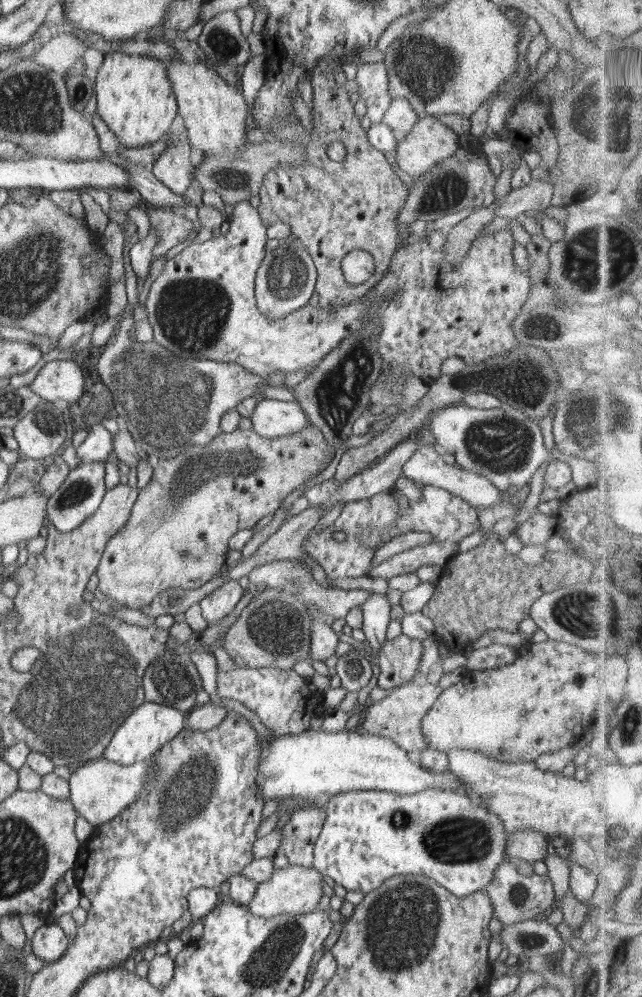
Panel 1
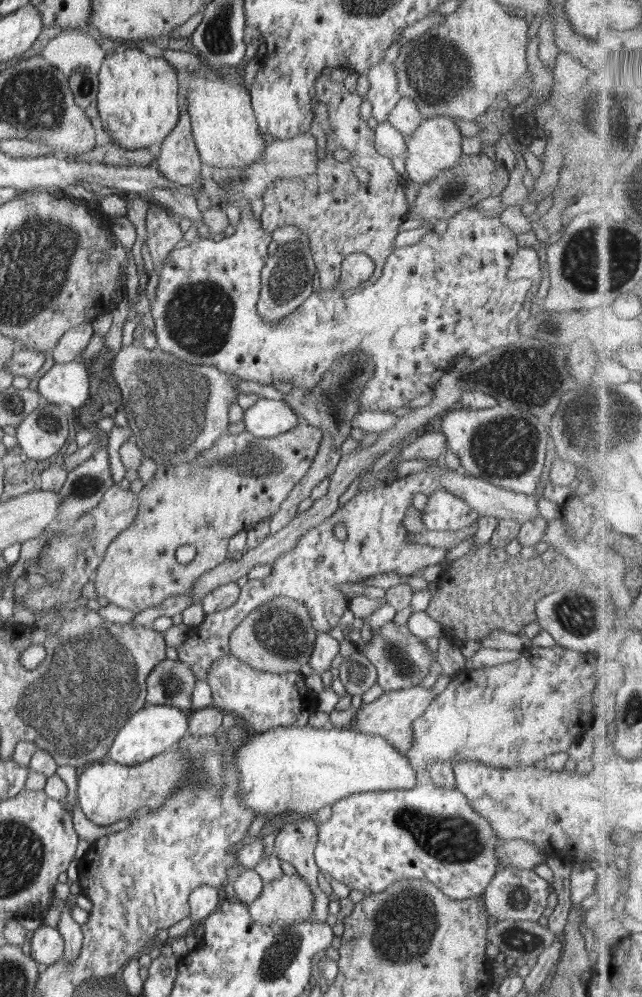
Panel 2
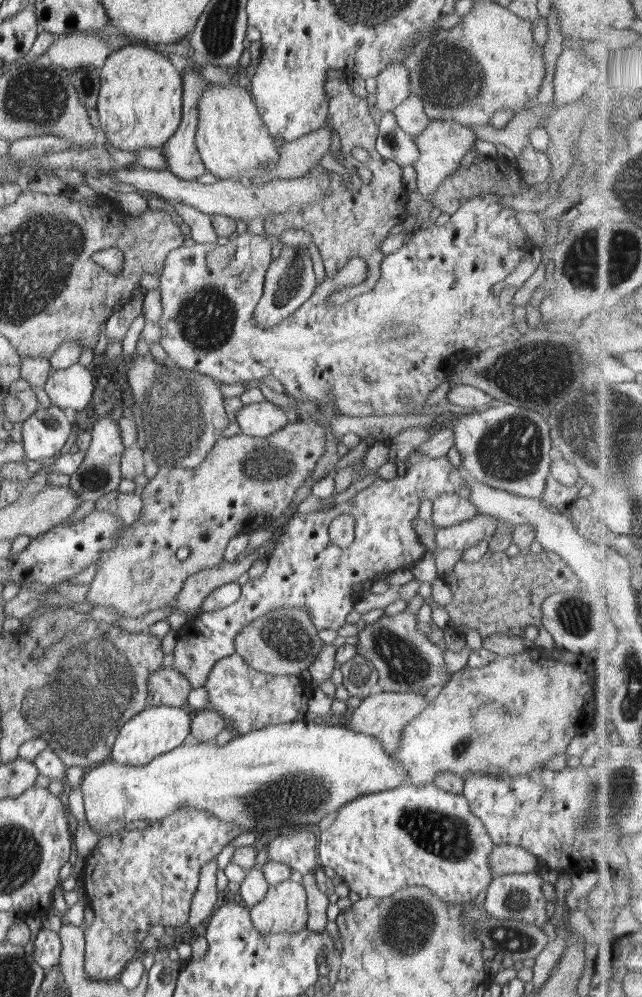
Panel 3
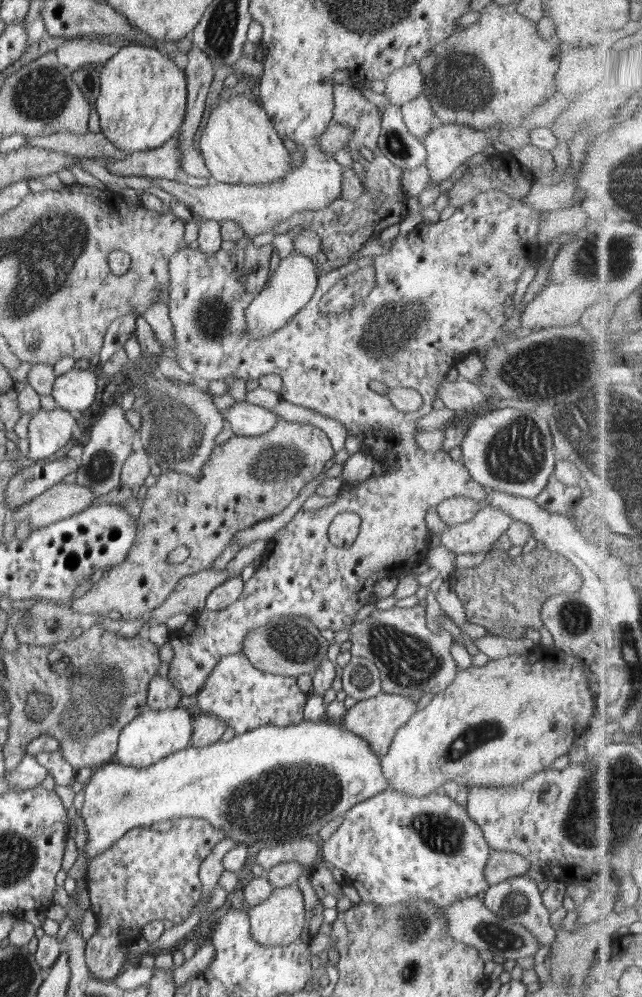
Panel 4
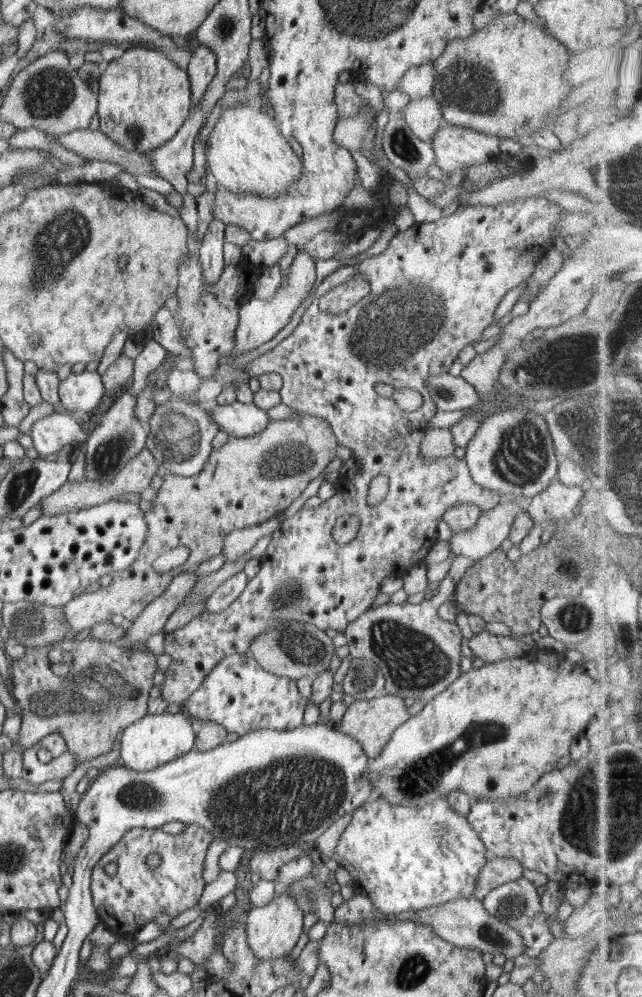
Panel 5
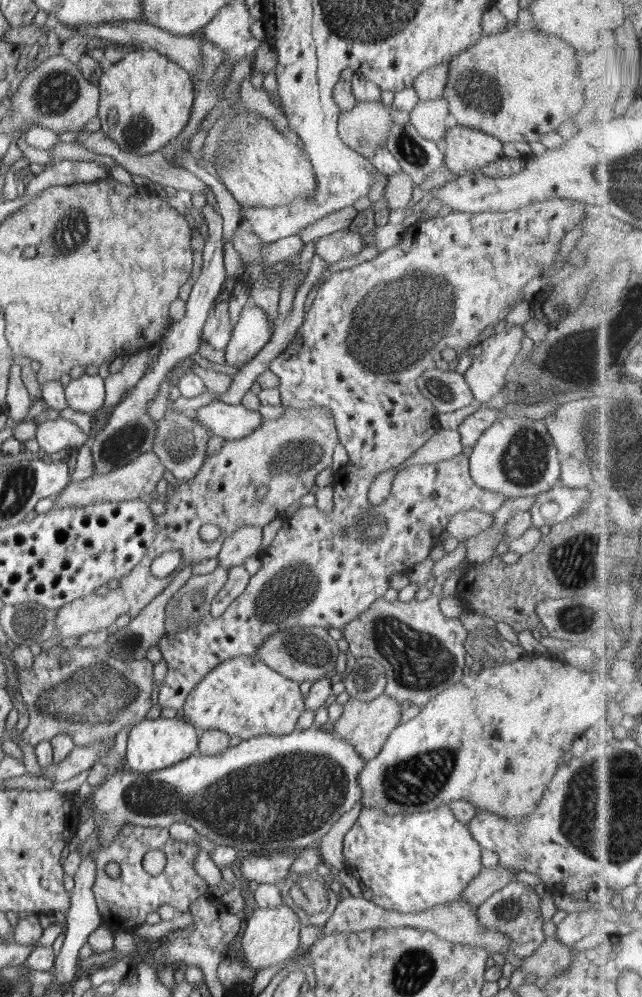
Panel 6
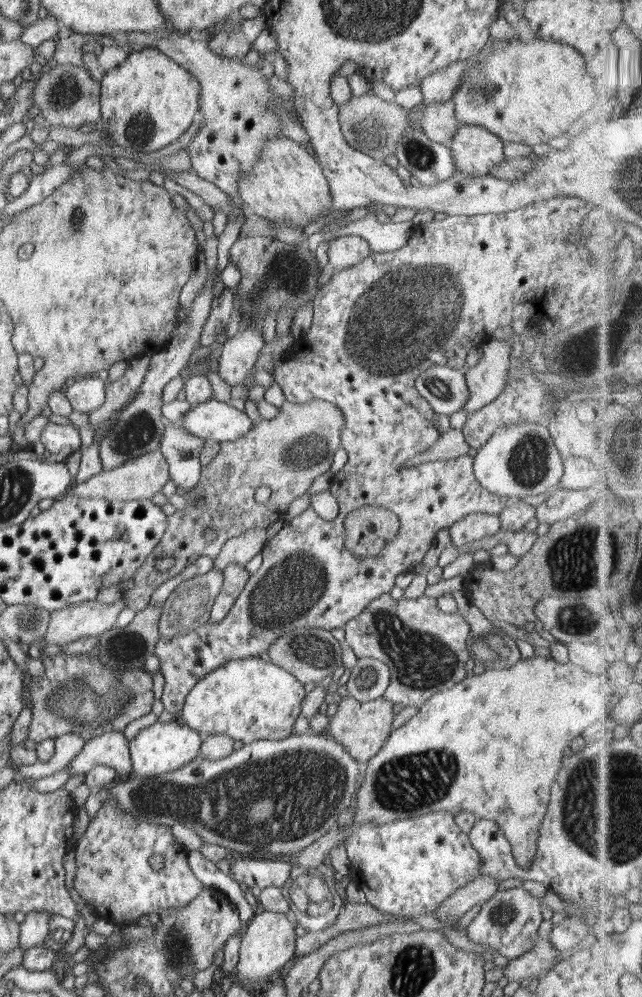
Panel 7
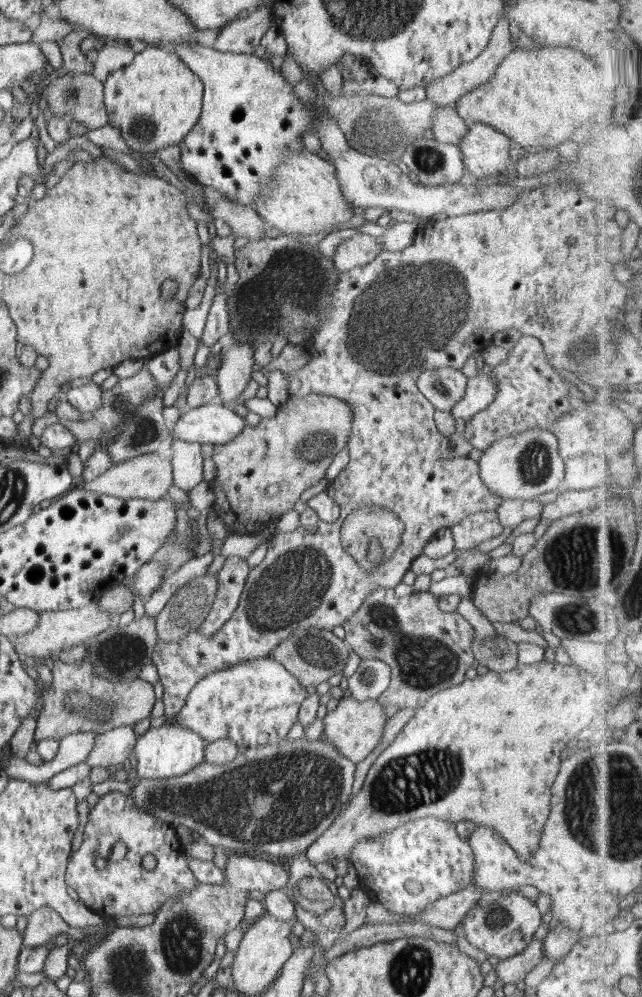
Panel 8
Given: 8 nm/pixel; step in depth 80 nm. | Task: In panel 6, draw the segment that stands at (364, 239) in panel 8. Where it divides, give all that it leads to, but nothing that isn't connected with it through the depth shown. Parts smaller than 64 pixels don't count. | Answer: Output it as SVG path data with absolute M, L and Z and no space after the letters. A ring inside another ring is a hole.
M340 229L332 234L317 239L315 254L327 264L336 264L344 258L356 256L362 249L362 235L348 229Z

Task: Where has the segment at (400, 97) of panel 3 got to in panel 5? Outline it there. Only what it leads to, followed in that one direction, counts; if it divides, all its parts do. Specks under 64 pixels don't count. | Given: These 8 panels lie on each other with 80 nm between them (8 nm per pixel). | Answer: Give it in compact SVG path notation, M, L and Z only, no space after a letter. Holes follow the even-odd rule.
M426 63L416 68L411 68L402 77L396 90L406 93L412 99L420 99L425 96L433 96L437 72L432 63Z

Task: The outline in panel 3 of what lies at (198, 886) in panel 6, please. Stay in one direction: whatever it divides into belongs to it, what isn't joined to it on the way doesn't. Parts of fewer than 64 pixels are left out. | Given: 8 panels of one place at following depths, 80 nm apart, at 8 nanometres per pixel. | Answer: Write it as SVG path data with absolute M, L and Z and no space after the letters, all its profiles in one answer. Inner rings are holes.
M181 806L170 816L149 823L150 828L144 830L124 831L102 838L91 855L84 860L80 879L84 884L88 905L95 915L92 925L84 930L84 972L89 980L115 981L133 960L140 945L149 942L150 926L162 924L164 927L175 927L186 924L203 866L216 860L223 848L242 834L238 825L215 818L207 810L195 806Z

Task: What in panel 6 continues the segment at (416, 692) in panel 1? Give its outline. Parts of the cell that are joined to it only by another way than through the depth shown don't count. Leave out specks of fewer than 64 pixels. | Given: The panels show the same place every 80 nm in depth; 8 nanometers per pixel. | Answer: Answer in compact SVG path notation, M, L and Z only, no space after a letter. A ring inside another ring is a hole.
M385 694L366 702L351 698L343 705L342 714L334 724L334 733L348 744L354 746L355 751L362 760L370 760L381 751L390 733L399 724L402 707L404 705L395 698Z

